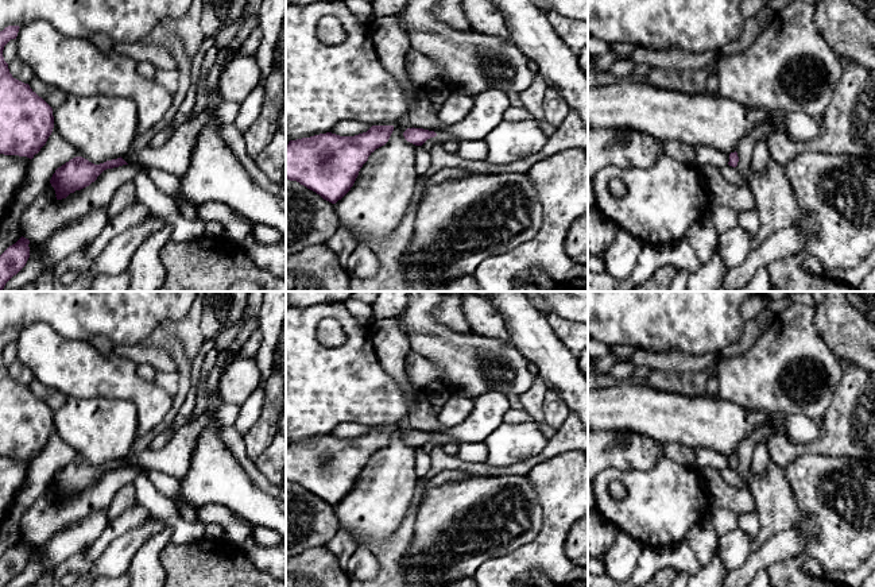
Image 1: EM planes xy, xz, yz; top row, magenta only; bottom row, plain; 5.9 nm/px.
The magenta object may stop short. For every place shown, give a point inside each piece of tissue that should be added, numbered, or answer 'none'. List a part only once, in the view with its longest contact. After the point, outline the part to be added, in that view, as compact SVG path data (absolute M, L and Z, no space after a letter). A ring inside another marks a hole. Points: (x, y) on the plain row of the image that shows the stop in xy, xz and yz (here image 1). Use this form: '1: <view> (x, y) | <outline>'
none

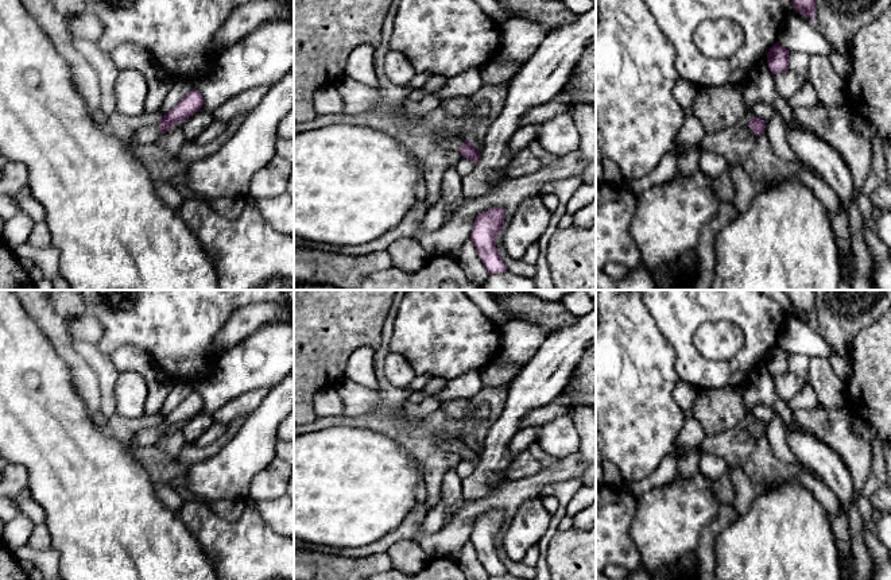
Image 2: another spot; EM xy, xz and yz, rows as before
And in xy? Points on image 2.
1: xy (147, 437) | M148 428L136 433L128 445L131 451L137 452L142 448L154 446L159 442L162 433L159 428Z

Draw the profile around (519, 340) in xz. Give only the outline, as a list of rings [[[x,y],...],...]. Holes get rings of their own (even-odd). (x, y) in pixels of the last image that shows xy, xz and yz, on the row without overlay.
[[[518,317],[499,328],[500,344],[492,364],[516,364],[519,370],[534,357],[549,336],[542,326]]]

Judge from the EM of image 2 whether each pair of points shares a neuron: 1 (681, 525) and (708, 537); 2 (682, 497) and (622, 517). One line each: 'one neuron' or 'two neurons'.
1: two neurons
2: two neurons

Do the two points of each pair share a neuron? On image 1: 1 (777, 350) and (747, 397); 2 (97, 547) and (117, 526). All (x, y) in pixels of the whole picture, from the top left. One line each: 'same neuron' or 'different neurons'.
1: same neuron
2: same neuron

